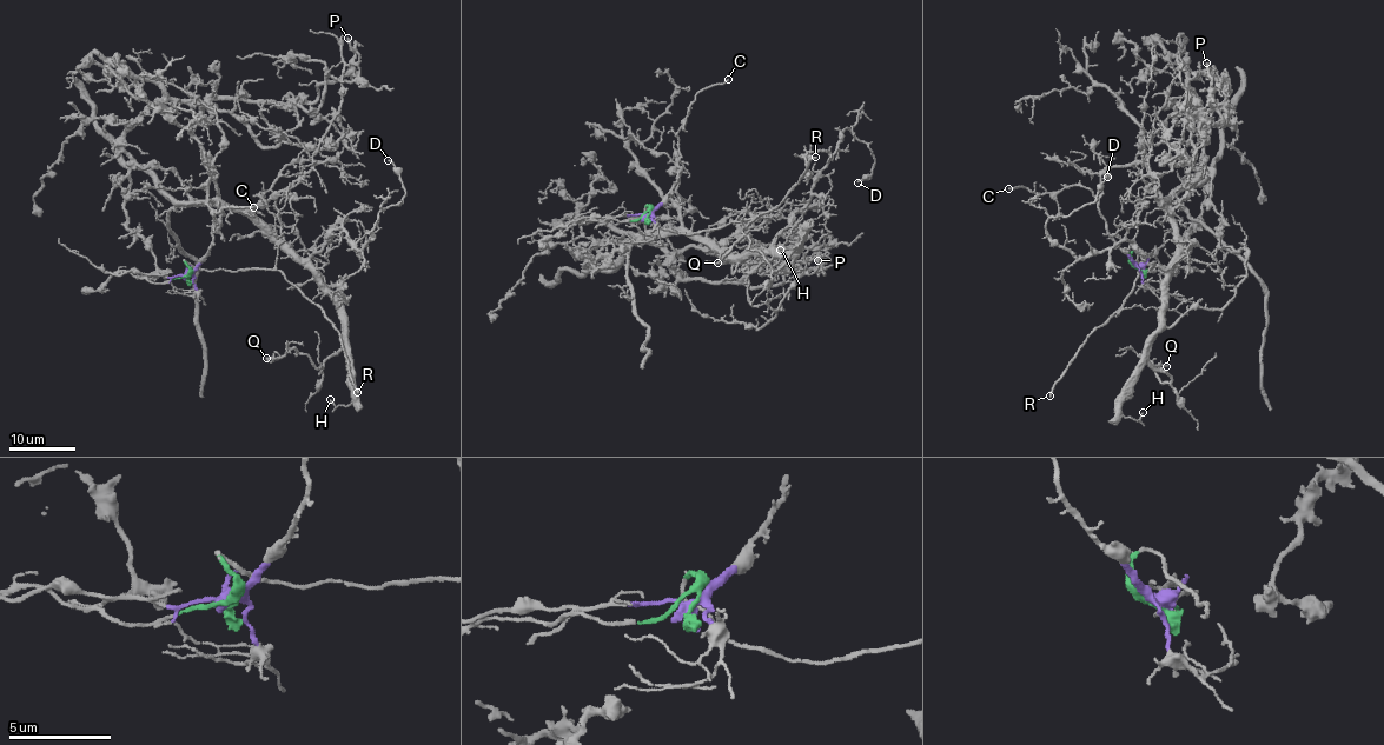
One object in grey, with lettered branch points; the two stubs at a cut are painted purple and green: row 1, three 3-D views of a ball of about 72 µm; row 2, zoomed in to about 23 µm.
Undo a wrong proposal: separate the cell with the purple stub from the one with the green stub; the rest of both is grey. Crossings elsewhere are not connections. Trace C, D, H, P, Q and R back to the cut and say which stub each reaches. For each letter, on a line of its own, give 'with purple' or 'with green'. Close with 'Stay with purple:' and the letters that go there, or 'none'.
C: with purple
D: with purple
H: with purple
P: with purple
Q: with purple
R: with green
Stay with purple: C, D, H, P, Q

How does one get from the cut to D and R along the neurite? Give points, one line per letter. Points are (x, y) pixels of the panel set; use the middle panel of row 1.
D: (647, 214), (673, 190), (677, 165), (681, 224), (734, 254), (765, 253), (848, 127), (874, 157), (858, 183)
R: (647, 214), (649, 207), (646, 212), (661, 227), (687, 234), (769, 211), (794, 188), (807, 164), (815, 158)

